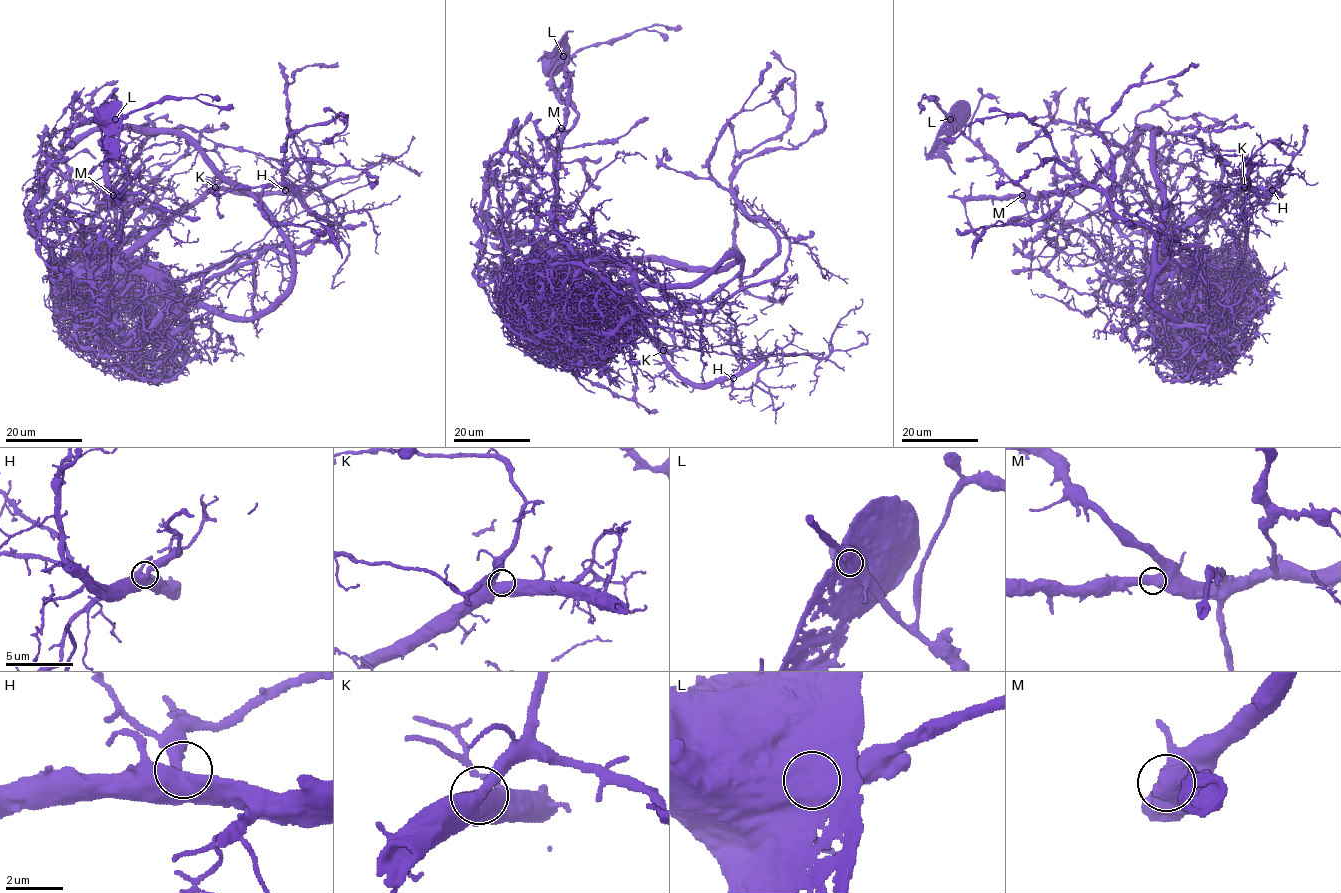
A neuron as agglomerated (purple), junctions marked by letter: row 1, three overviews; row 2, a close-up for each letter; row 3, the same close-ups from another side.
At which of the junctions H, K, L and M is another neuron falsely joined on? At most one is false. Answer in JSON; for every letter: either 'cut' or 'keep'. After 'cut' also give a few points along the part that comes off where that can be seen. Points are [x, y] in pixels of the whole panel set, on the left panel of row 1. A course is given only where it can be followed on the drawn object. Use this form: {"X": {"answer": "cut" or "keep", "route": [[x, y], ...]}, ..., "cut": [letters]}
{"H": {"answer": "keep"}, "K": {"answer": "keep"}, "L": {"answer": "cut", "route": [[115, 119], [107, 141], [108, 153], [89, 173]]}, "M": {"answer": "keep"}, "cut": ["L"]}

